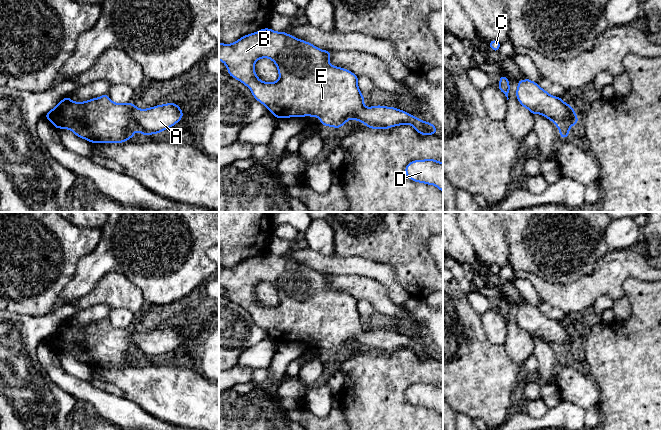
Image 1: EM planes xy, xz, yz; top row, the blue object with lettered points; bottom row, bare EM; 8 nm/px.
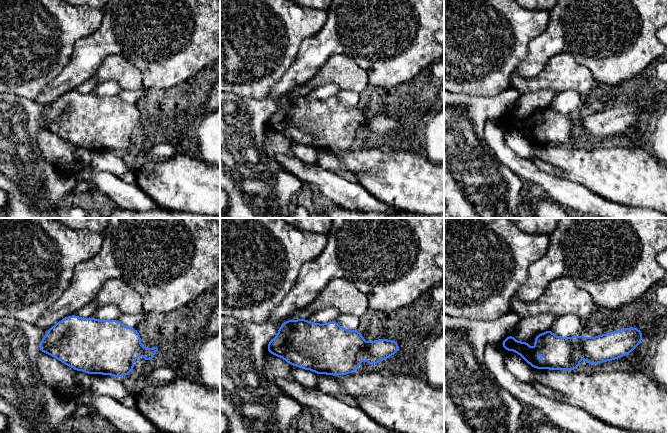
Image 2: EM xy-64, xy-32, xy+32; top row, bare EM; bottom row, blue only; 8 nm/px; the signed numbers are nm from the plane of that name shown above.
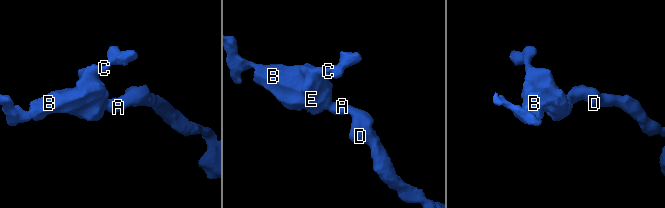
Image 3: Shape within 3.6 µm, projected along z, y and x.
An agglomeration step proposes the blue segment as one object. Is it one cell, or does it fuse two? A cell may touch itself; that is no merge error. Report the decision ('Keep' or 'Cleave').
Keep

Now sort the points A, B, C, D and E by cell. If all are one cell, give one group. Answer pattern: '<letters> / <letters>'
A B C D E

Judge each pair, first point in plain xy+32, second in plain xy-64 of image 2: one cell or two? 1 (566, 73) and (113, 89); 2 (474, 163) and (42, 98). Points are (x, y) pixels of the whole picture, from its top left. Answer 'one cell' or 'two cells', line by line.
1: two cells
2: two cells

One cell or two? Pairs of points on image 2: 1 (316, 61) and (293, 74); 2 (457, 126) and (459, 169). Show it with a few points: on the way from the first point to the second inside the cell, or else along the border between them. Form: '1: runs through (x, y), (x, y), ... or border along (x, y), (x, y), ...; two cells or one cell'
1: runs through (310, 62), (299, 73); one cell
2: runs through (457, 137), (457, 158); one cell

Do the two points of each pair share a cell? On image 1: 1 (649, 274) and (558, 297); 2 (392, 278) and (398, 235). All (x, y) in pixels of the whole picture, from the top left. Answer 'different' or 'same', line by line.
1: same
2: different

